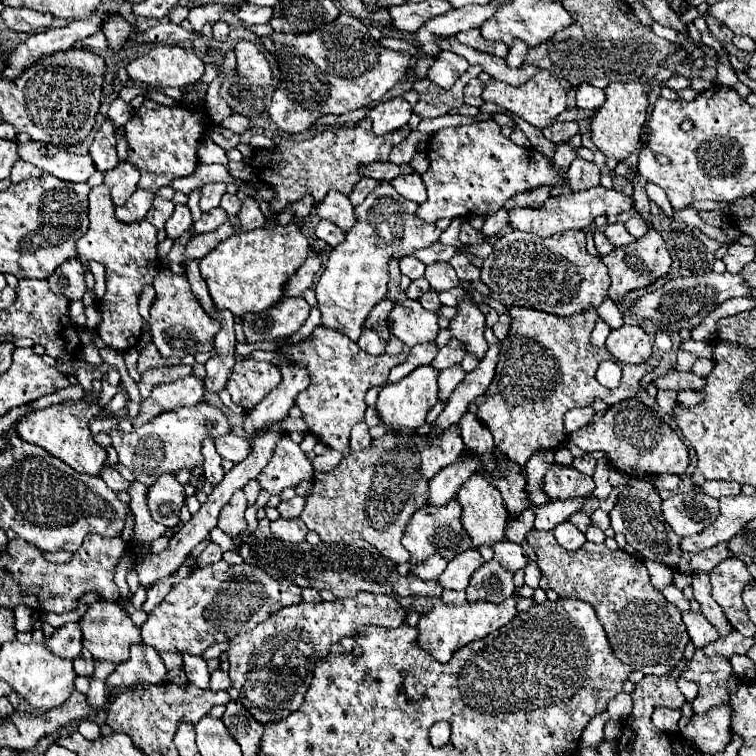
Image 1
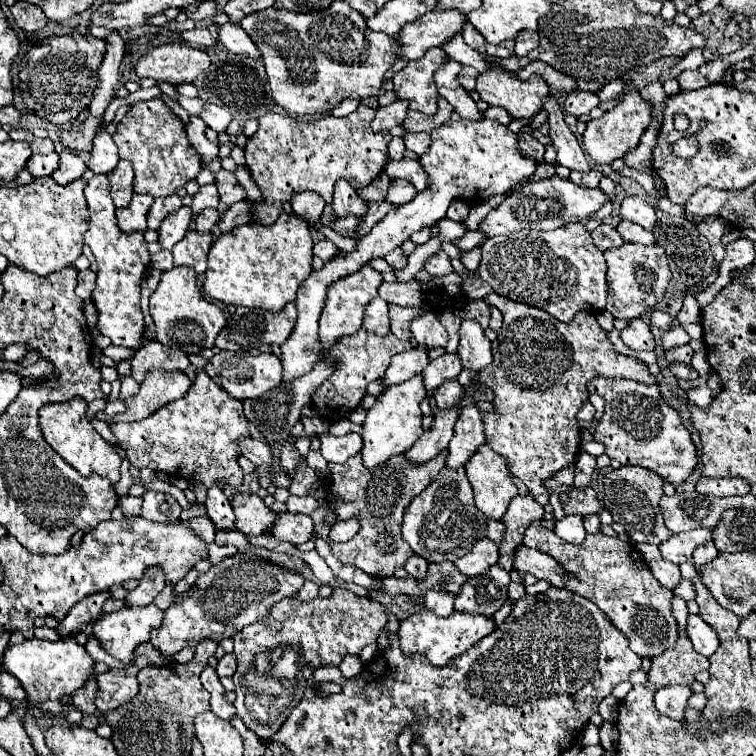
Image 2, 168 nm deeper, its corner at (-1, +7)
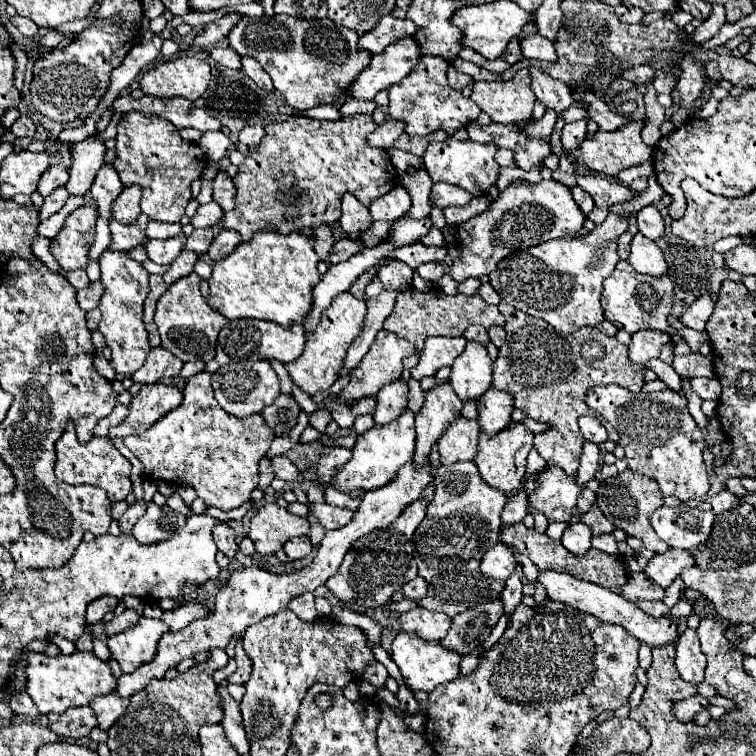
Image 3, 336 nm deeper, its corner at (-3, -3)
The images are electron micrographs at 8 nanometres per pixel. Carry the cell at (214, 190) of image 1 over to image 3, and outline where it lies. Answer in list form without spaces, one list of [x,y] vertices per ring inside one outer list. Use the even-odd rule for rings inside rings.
[[[209,202],[209,204],[201,204],[195,212],[195,216],[191,218],[193,228],[207,228],[207,226],[215,226],[219,220],[223,218],[223,210],[217,202]]]

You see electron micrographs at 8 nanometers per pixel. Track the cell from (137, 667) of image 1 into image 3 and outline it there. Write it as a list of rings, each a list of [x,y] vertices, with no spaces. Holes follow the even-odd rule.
[[[111,692],[111,694],[95,698],[89,706],[97,714],[99,728],[101,730],[109,730],[115,724],[115,720],[125,712],[125,708],[129,706],[129,702],[131,702],[129,698],[121,698],[117,692]]]

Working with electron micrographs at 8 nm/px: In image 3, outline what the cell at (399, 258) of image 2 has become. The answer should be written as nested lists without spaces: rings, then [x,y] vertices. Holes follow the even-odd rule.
[[[391,260],[389,264],[385,264],[379,270],[377,276],[379,276],[381,284],[385,286],[385,290],[389,290],[389,288],[409,288],[413,270],[401,260]]]

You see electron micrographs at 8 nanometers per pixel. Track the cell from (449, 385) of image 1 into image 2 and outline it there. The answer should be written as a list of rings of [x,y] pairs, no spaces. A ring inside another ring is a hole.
[[[449,380],[449,384],[443,384],[435,396],[439,410],[447,410],[451,406],[457,406],[461,400],[463,400],[463,388],[459,386],[457,380]]]

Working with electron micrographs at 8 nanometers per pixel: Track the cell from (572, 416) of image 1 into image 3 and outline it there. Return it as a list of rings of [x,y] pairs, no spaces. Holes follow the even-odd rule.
[[[581,416],[579,418],[579,428],[581,428],[585,440],[589,440],[593,444],[603,444],[607,440],[607,430],[603,428],[603,424],[597,418]]]

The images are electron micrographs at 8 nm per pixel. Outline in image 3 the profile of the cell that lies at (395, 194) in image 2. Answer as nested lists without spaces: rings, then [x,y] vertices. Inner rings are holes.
[[[395,186],[391,192],[377,198],[369,206],[369,212],[371,212],[373,220],[393,222],[393,220],[403,218],[409,212],[409,208],[411,208],[411,196],[407,194],[407,190],[403,186]]]

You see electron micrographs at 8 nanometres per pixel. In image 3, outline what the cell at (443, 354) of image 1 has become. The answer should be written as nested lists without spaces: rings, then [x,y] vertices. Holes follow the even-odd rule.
[[[445,380],[443,384],[435,384],[431,390],[425,392],[423,408],[415,416],[415,430],[417,430],[417,446],[413,460],[423,464],[429,454],[431,446],[439,440],[445,432],[447,424],[459,416],[463,402],[451,388],[451,382]]]

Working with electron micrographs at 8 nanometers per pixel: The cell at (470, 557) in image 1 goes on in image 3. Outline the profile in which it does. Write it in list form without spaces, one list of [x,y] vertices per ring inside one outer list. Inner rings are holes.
[[[497,544],[491,550],[485,552],[481,560],[481,574],[495,580],[507,580],[511,572],[515,570],[517,560],[513,558],[513,552],[505,544]]]

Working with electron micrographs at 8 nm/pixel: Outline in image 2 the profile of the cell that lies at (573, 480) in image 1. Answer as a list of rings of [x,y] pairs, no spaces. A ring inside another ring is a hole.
[[[589,486],[589,488],[583,488],[583,490],[571,488],[571,490],[569,490],[569,502],[567,502],[563,508],[565,508],[567,514],[587,516],[587,514],[599,514],[603,506],[601,506],[601,502],[597,500],[595,490]]]

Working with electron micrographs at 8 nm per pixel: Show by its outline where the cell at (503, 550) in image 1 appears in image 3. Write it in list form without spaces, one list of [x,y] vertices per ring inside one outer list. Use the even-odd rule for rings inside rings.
[[[541,570],[539,572],[539,578],[537,578],[539,584],[545,586],[547,590],[547,596],[555,602],[561,602],[561,604],[569,604],[573,608],[579,608],[587,614],[593,614],[597,616],[599,620],[603,622],[611,622],[611,624],[619,624],[623,626],[631,636],[635,636],[637,640],[645,642],[647,646],[661,646],[661,644],[667,644],[671,642],[673,638],[677,638],[677,622],[675,620],[669,620],[669,618],[651,618],[649,614],[645,614],[641,608],[637,608],[633,602],[625,600],[623,596],[607,590],[607,588],[599,588],[599,584],[591,584],[591,582],[585,582],[585,580],[579,580],[571,574],[565,574],[565,572],[555,572],[555,570]]]

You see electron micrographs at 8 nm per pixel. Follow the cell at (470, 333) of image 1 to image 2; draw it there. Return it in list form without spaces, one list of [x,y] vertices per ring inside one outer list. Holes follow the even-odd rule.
[[[463,320],[459,336],[461,340],[459,340],[457,354],[459,354],[461,366],[471,372],[483,370],[491,362],[491,342],[485,338],[479,322]]]

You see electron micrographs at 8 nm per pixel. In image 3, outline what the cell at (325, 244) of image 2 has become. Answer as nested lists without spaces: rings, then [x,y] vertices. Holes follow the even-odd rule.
[[[343,238],[339,242],[333,244],[331,248],[331,254],[329,254],[329,262],[331,264],[337,264],[337,262],[343,262],[343,260],[349,260],[353,254],[357,254],[363,246],[357,242],[357,240],[349,240],[349,238]]]

